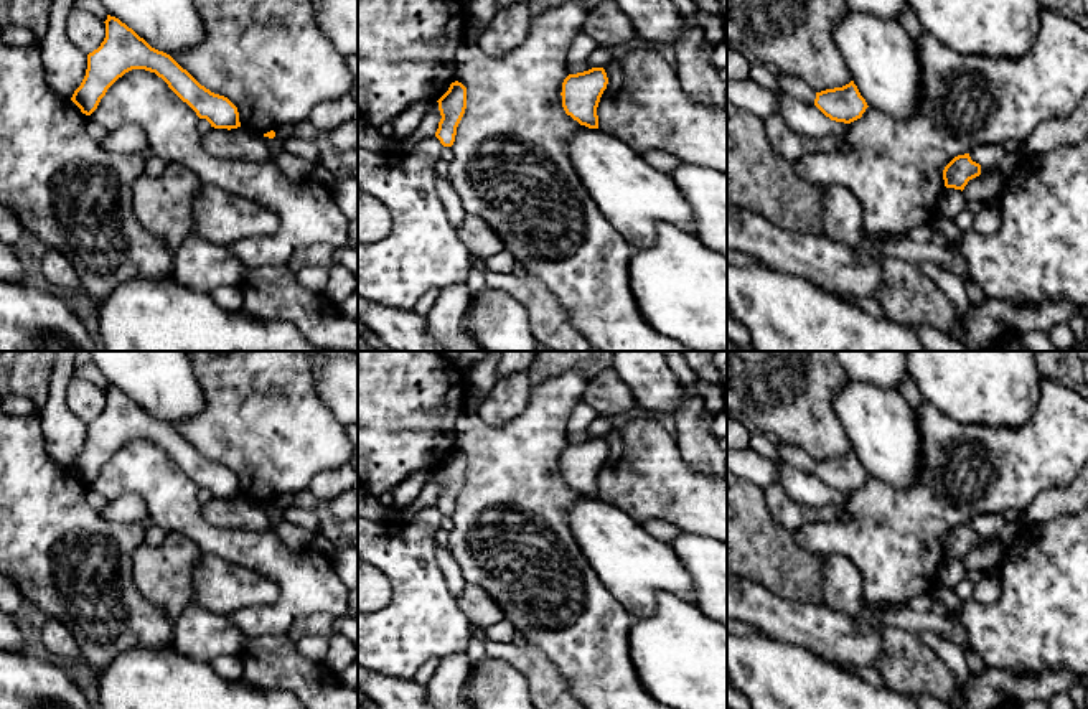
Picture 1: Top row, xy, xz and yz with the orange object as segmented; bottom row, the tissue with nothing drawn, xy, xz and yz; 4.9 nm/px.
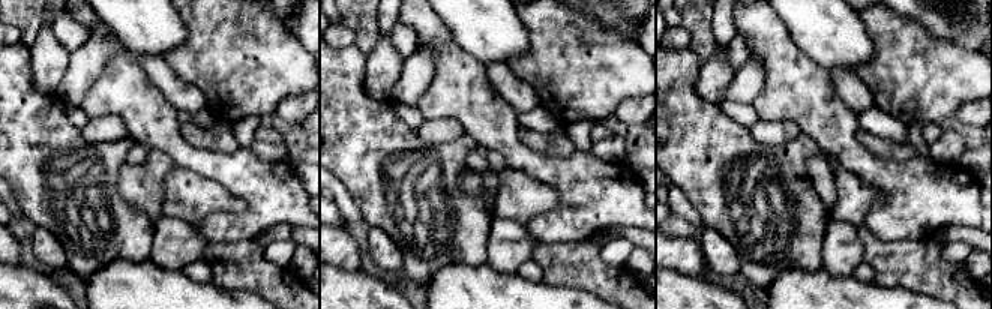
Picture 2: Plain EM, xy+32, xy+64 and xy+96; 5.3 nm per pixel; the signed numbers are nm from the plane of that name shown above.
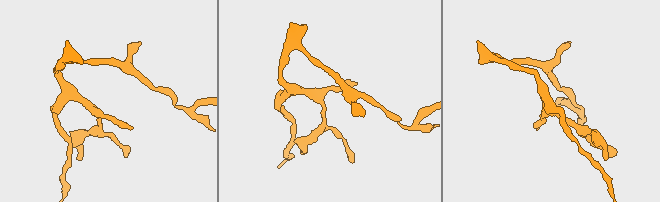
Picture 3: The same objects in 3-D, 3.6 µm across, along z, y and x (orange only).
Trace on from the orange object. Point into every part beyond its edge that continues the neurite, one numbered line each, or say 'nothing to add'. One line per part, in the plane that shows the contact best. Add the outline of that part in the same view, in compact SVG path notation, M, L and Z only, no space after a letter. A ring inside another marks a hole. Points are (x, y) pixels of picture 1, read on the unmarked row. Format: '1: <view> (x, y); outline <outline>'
nothing to add

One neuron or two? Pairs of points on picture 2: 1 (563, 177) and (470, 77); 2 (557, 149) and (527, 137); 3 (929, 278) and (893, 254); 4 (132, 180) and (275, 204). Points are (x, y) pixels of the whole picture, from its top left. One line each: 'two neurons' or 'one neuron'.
1: one neuron
2: one neuron
3: one neuron
4: two neurons

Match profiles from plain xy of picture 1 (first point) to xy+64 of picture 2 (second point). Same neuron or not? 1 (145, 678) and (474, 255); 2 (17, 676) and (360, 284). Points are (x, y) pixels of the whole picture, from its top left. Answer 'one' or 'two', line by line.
1: two
2: one

